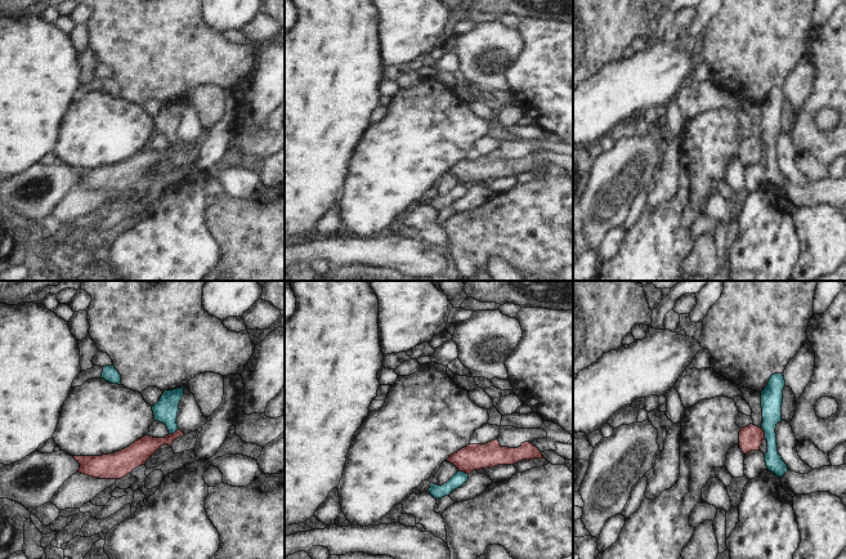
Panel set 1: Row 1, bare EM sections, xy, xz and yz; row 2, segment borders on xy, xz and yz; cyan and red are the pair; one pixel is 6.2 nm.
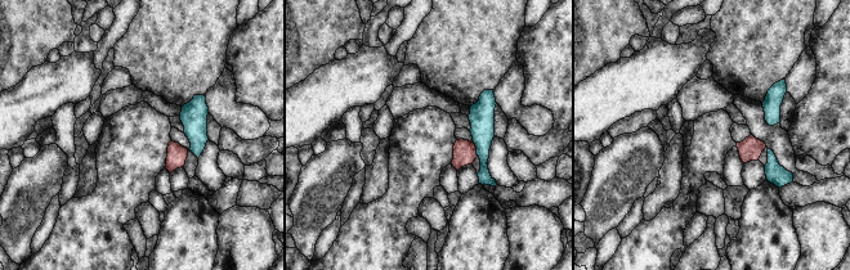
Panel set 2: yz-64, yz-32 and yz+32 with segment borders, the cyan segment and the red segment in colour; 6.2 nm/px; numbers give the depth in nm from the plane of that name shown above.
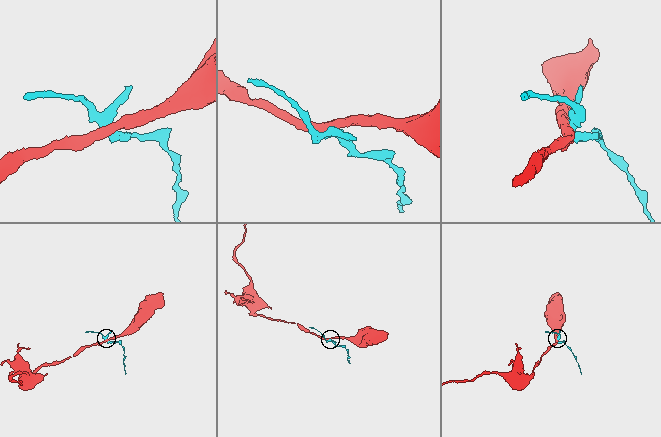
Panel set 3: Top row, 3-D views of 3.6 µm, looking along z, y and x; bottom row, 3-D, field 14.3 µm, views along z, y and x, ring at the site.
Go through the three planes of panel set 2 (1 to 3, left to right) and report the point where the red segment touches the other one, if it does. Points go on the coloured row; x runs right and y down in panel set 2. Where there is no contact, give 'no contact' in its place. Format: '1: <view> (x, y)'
1: no contact
2: yz-32 (477, 149)
3: no contact

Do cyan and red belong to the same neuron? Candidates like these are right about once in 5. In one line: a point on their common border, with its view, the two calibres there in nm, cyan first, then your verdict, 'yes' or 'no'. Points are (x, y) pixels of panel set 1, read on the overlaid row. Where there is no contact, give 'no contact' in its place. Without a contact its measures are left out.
yz (765, 433) | 140/150 nm | no

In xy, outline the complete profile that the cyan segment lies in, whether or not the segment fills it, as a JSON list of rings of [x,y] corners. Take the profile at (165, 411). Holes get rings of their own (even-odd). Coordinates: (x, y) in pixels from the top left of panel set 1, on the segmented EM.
[[[184,388],[174,390],[165,390],[160,401],[152,406],[155,421],[160,421],[166,425],[169,434],[174,434],[179,430],[176,419],[179,411],[179,403],[184,395]]]

